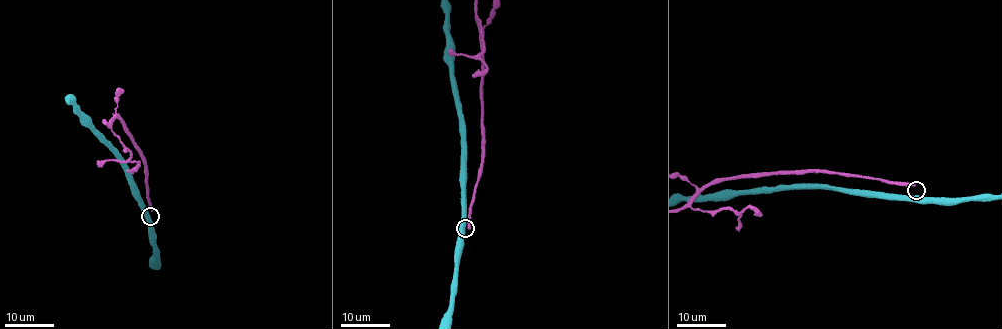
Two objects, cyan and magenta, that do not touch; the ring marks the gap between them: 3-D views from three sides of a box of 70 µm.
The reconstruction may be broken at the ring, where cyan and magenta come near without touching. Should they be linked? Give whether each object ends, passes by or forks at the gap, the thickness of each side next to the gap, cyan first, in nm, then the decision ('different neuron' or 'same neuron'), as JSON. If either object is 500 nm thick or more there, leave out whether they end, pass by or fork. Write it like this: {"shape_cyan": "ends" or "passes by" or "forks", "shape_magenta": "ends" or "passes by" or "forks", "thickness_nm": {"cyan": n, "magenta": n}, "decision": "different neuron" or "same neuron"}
{"shape_cyan": "ends", "shape_magenta": "ends", "thickness_nm": {"cyan": 340, "magenta": 380}, "decision": "different neuron"}

